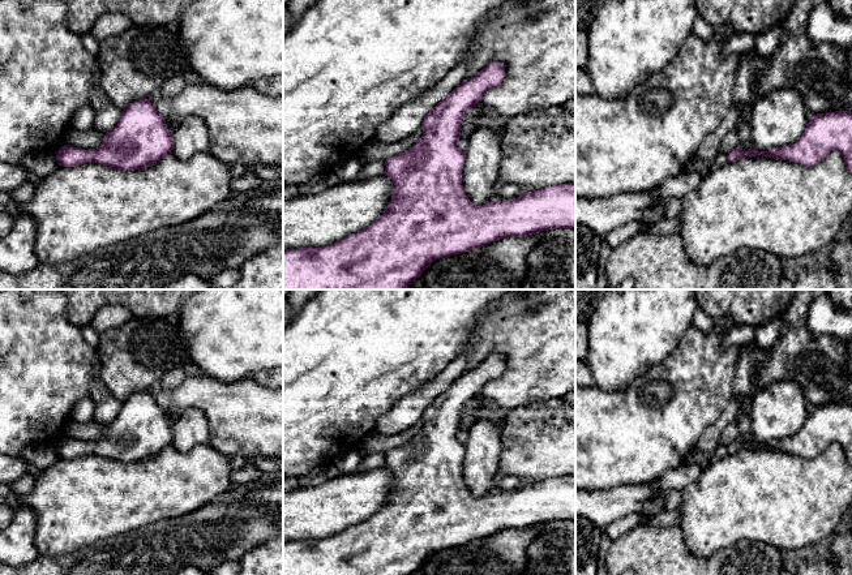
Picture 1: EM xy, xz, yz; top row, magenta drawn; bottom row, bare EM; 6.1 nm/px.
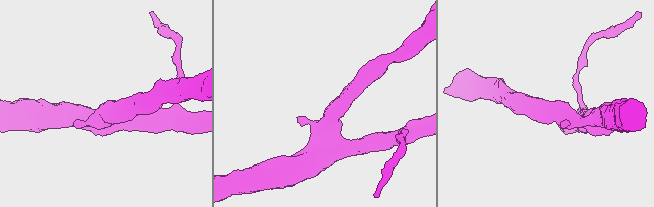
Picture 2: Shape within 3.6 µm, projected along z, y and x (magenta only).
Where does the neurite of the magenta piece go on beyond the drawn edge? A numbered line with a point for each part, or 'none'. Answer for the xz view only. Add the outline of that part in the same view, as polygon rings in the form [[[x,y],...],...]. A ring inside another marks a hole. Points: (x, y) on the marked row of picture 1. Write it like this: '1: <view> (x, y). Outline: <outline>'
none

